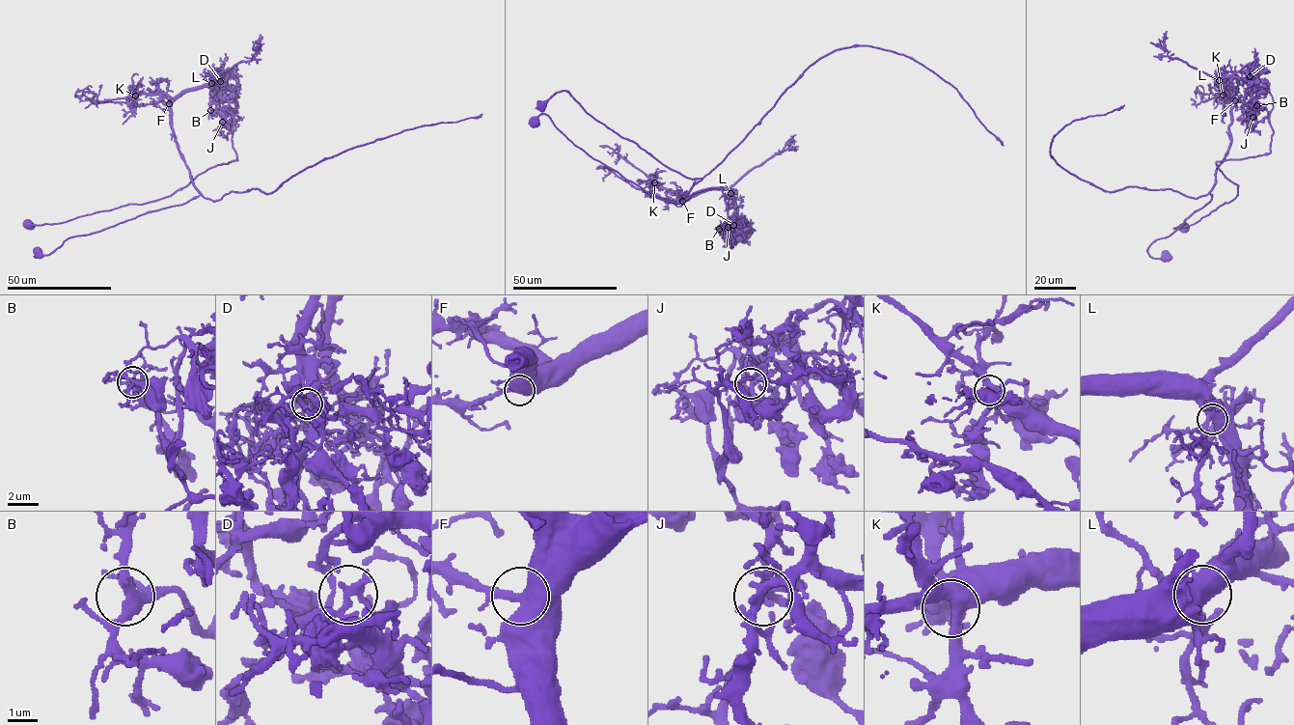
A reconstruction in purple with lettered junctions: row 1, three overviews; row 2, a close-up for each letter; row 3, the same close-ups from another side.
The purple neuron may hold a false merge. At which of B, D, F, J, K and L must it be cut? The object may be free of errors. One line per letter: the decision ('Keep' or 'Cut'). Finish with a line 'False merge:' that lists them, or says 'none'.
B: Keep
D: Cut
F: Keep
J: Keep
K: Keep
L: Keep
False merge: D

